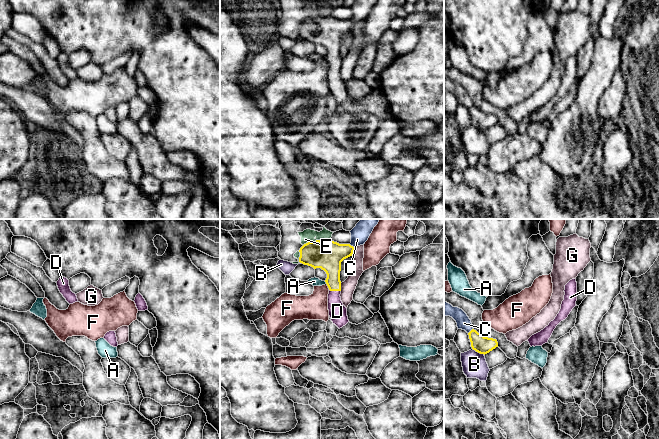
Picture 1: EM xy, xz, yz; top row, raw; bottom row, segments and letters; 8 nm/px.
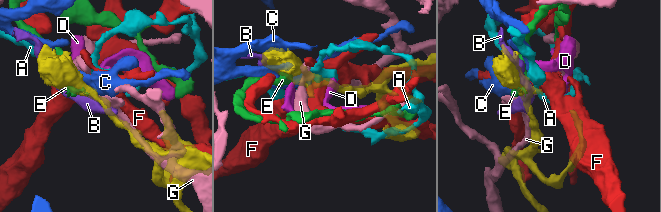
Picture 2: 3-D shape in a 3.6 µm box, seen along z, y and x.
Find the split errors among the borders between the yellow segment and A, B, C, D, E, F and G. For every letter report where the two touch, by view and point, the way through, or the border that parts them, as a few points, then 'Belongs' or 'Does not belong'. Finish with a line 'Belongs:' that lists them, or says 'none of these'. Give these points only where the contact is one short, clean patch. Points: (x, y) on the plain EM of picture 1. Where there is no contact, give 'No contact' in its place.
A: Touches yellow at xz (325, 57). Boundary: xz (324, 57), (326, 59). Does not belong
B: Touches yellow at yz (478, 128). Does not belong
C: Touches yellow at xz (352, 22). Does not belong
D: Touches yellow at xz (335, 66). Path across: xz (329, 36), (332, 42), (335, 66), (335, 83), (337, 87). Belongs
E: Touches yellow at xz (316, 16). Does not belong
F: Touches yellow at xz (327, 61). Does not belong
G: Touches yellow at xz (352, 28). Does not belong
Belongs: D

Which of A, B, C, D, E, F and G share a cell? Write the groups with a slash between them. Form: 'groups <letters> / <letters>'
groups A B / C / D / E / F / G

